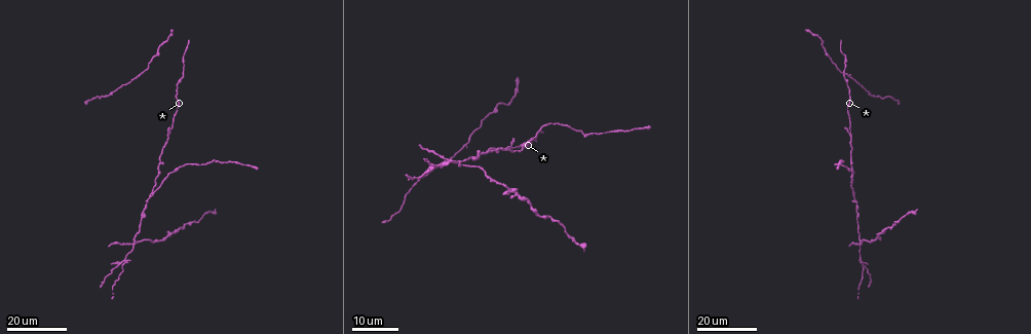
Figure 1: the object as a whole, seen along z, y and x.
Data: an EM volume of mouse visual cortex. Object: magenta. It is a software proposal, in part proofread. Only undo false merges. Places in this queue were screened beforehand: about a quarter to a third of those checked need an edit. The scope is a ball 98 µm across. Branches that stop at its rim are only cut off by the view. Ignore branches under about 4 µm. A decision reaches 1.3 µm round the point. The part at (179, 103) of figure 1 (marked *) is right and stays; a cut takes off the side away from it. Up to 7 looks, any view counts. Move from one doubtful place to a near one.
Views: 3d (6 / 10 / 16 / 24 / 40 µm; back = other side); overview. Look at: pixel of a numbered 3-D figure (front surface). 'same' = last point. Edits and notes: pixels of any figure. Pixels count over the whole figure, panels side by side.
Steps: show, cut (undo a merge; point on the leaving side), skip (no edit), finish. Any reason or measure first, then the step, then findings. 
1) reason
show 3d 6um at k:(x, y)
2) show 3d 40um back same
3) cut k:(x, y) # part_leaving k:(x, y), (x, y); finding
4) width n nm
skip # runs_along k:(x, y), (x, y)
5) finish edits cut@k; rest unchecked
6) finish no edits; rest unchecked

four or more arms meet
show 3d 24um at 1:(854, 193)

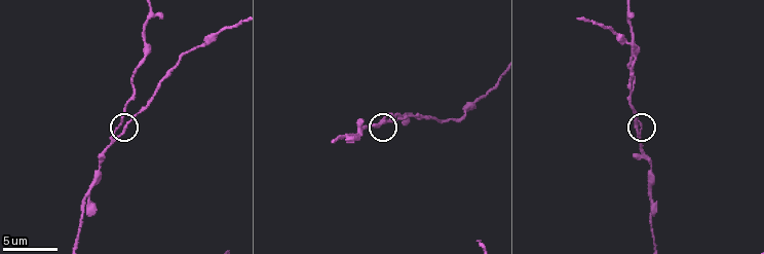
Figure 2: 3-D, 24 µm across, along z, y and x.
show 3d 6um at 2:(127, 122)

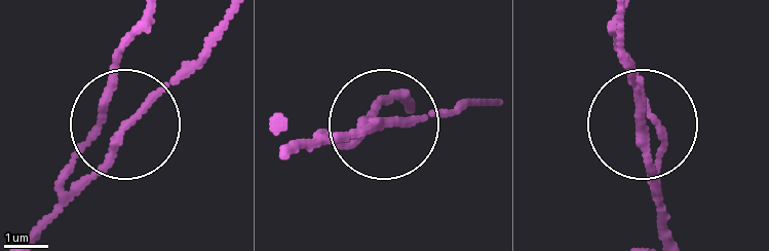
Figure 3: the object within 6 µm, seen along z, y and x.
skip # all the same neuron

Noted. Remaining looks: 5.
a narrow waist
show 3d 16um at 2:(652, 168)

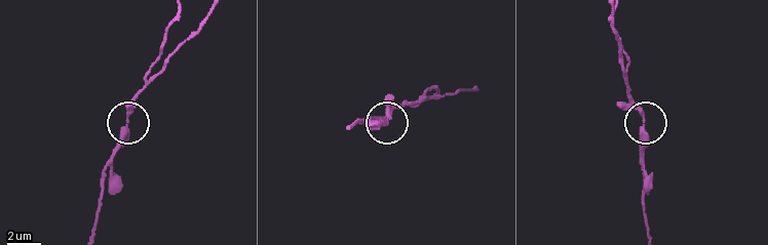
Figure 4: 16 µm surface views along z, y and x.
show 3d 16um back at 4:(644, 123)

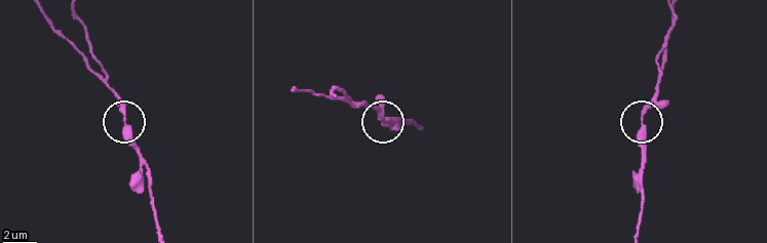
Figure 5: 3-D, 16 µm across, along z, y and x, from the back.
skip # continuous, no second neuron

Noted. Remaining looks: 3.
four arms meet
show 3d 24um at 1:(444, 163)

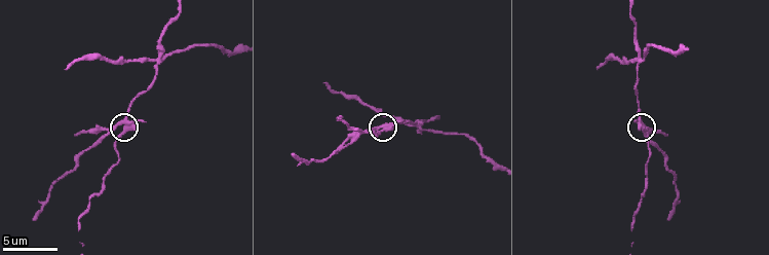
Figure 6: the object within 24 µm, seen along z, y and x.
show 3d 10um at 6:(379, 129)

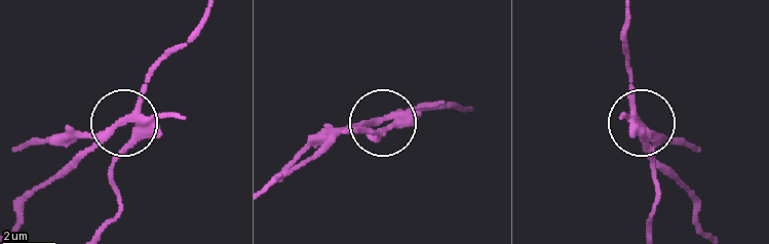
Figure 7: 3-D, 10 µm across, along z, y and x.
other side
show 3d 10um back at 7:(385, 118)

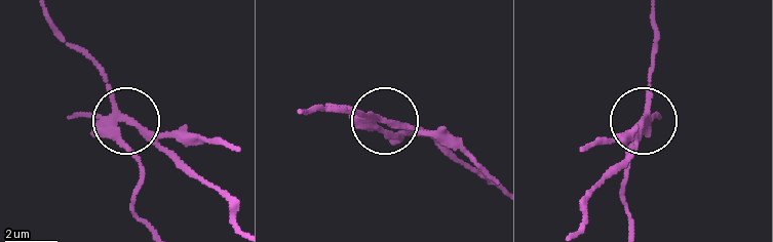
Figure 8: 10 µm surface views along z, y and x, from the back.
width 280 nm
cut 8:(143, 133) # part_leaving 8:(110, 116), (148, 129), (227, 202), (236, 222); a second neuron is stuck on

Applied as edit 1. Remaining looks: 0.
finish edits cut@8; rest unchecked

